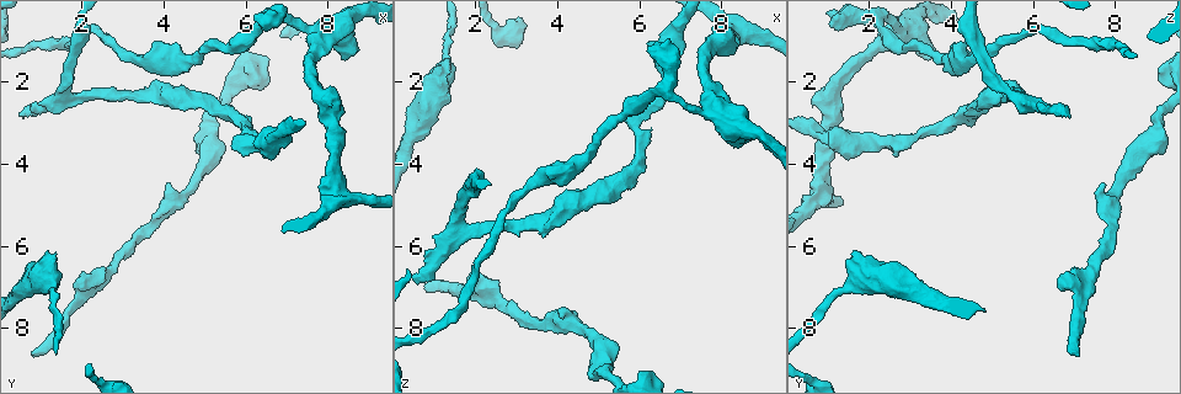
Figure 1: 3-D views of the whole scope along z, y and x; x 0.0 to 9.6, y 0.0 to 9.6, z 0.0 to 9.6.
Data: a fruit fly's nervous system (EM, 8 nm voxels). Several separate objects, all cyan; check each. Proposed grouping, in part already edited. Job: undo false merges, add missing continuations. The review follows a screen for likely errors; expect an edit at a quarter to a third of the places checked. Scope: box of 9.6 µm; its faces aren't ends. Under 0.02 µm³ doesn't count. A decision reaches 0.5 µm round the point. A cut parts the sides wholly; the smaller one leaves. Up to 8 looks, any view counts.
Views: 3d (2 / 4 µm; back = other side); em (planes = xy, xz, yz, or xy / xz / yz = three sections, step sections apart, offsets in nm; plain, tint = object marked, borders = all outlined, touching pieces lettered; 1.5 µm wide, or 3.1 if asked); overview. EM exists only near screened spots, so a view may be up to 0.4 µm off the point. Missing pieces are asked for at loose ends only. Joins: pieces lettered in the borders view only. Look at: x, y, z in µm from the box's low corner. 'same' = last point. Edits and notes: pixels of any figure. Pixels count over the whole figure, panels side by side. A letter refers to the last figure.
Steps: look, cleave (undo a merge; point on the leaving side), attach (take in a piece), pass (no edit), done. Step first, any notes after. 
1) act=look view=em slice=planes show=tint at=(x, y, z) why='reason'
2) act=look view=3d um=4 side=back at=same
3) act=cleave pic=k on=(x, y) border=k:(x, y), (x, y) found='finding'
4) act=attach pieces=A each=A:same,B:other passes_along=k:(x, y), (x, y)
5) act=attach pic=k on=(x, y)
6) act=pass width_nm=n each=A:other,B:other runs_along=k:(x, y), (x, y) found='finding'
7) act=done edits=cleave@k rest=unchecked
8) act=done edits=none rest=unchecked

act=look view=3d um=4 at=(7.65, 0.80, 2.70) why='four or more arms meet'

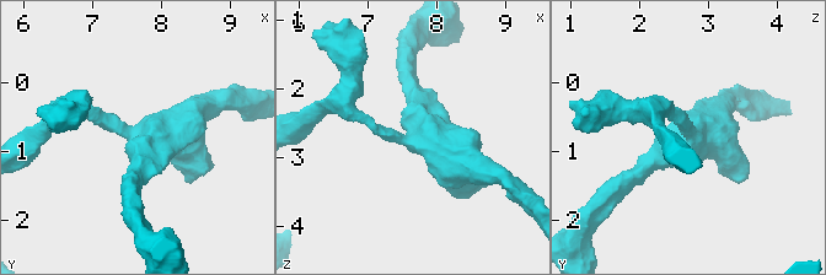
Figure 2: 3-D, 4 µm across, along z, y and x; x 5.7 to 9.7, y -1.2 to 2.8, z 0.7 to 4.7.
act=look view=em slice=planes show=tint at=(7.70, 0.75, 2.75) arms=4

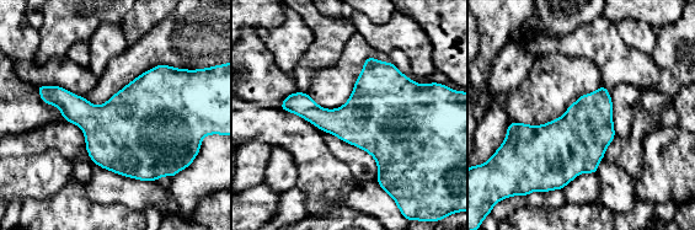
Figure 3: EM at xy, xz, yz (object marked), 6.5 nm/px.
act=look view=em slice=planes show=borders at=same

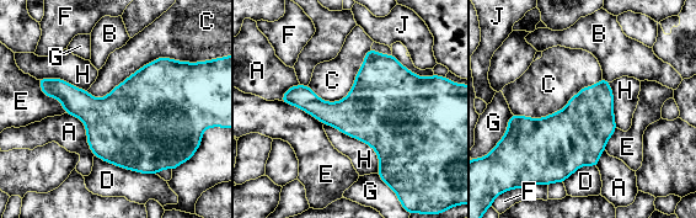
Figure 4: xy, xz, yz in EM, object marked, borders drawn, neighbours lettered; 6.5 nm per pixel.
act=pass each=A:other,B:other,C:other,D:other,E:other,F:other,G:other,H:other,J:other found='all the same neuron'

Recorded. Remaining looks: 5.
act=look view=3d um=2 at=(4.55, 2.40, 4.85) why='calibre changes'

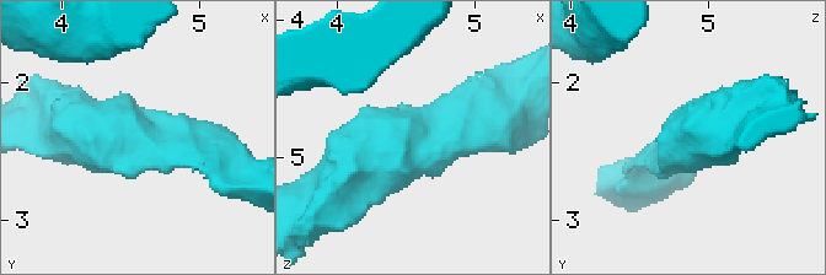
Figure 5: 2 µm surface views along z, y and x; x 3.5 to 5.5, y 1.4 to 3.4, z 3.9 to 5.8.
act=look view=em slice=planes show=borders at=(4.52, 2.42, 4.86) arm_widths_nm=260,340

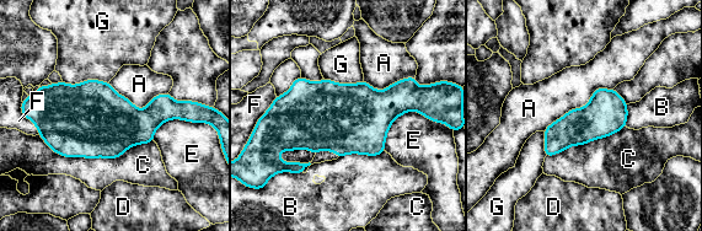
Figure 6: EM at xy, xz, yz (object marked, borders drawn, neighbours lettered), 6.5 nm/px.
act=pass longest_contact=C:750nm each=A:other,B:other,C:other,D:other,E:other,F:other,G:other found='all the same neuron'

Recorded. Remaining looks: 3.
act=look view=3d um=2 at=(0.85, 8.60, 7.15) why='branch stops here'

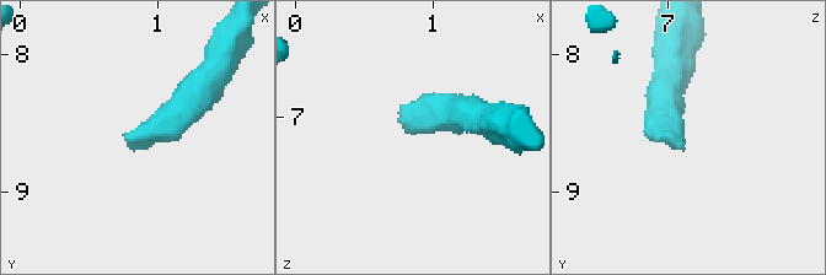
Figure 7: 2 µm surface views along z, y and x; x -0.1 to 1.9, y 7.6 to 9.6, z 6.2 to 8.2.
act=look view=em slice=planes show=plain at=(0.80, 8.64, 7.12) why='now the EM'

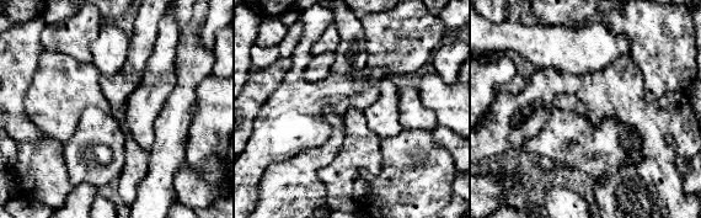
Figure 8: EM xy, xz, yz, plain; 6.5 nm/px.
act=look view=em slice=planes show=borders at=same

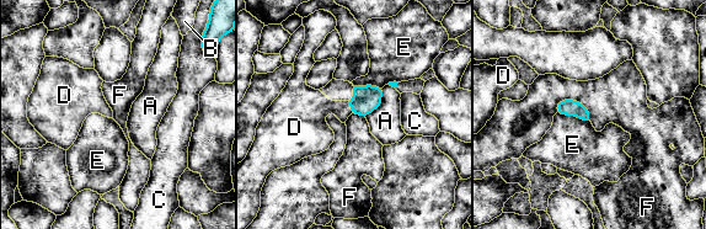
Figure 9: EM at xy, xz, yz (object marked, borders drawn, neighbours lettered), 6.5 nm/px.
act=attach pieces=D each=A:other,B:other,C:other,D:same,E:other,F:other found='the neuron continues'

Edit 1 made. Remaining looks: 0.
act=done edits=attach@9 rest=unchecked

